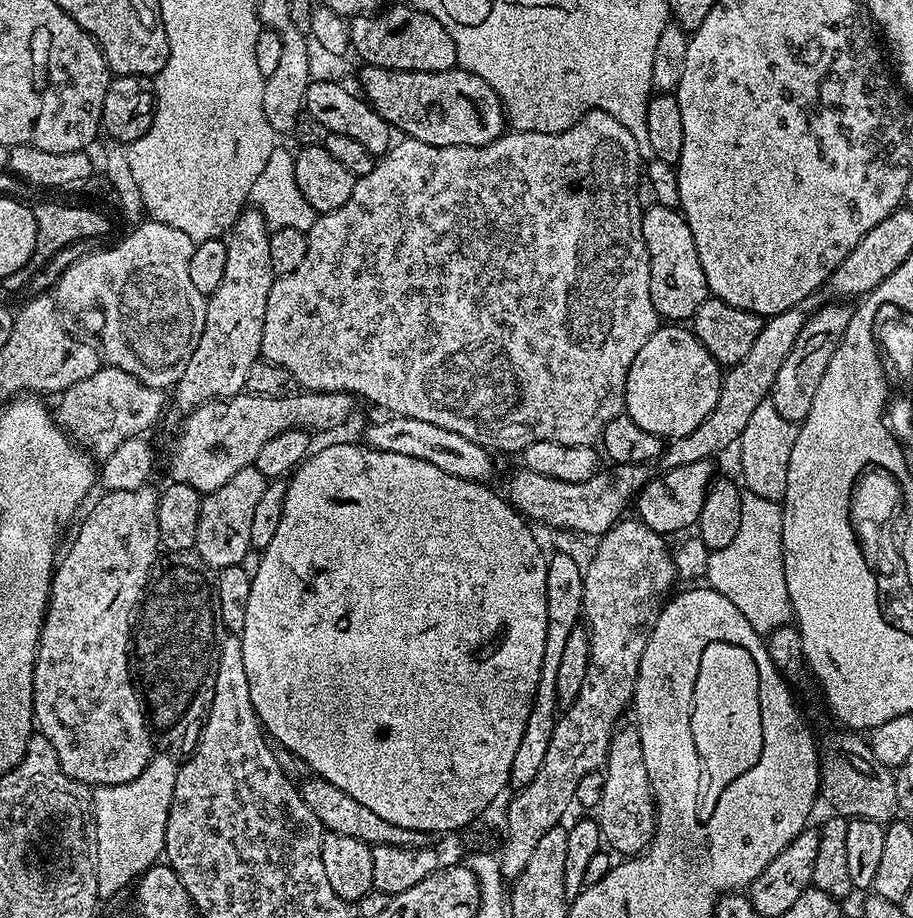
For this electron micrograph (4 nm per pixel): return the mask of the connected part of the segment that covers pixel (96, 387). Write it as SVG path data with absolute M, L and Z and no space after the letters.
M101 366L90 378L83 379L82 382L74 382L65 392L59 393L60 405L54 408L56 423L97 461L103 462L122 442L130 438L147 433L147 428L152 428L156 424L156 419L164 412L165 393L158 388L146 386L134 374L126 374L126 370L115 366Z

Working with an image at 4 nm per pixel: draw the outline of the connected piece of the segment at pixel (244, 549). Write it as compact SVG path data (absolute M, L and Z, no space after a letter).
M249 466L238 470L238 474L230 478L230 482L218 486L218 490L207 493L201 499L198 538L194 551L208 563L209 568L219 570L240 564L242 558L252 548L250 526L254 519L254 510L266 490L268 481L255 466Z

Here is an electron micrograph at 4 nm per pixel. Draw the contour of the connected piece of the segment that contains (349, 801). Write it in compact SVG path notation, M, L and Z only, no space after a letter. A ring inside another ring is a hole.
M309 775L305 784L299 785L300 796L314 810L314 818L324 827L325 832L346 834L346 838L358 838L369 846L402 846L403 848L427 848L433 843L433 833L422 830L410 830L406 826L394 826L394 822L386 822L386 818L378 818L374 810L362 806L355 798L350 798L346 790L338 790L334 782L326 782L321 776Z

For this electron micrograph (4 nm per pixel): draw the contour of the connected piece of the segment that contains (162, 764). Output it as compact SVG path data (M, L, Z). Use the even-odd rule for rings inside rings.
M153 755L152 760L136 778L121 784L102 784L90 792L90 816L96 819L94 863L96 866L96 894L101 901L116 896L124 887L139 880L140 875L164 856L166 818L174 798L174 782L178 778L178 764L171 756Z

